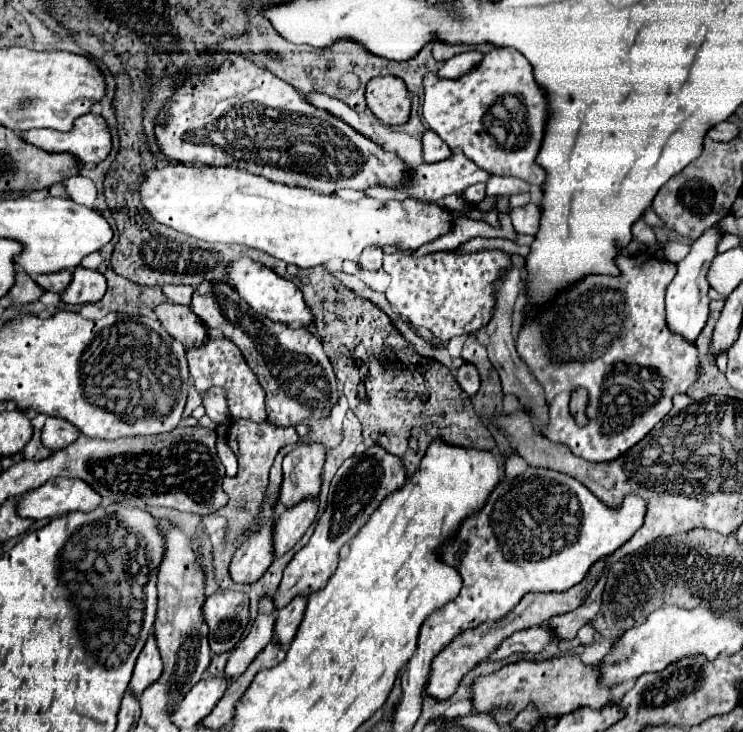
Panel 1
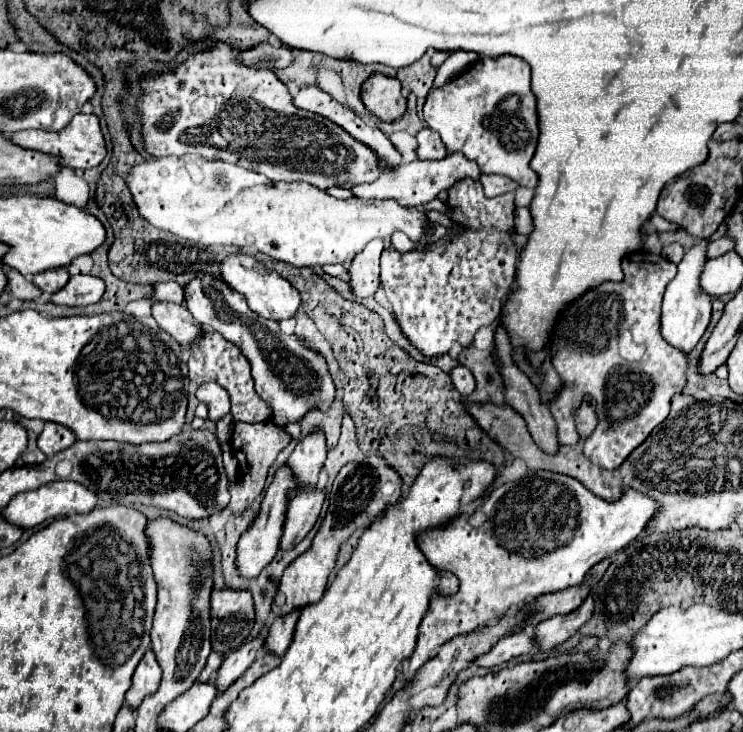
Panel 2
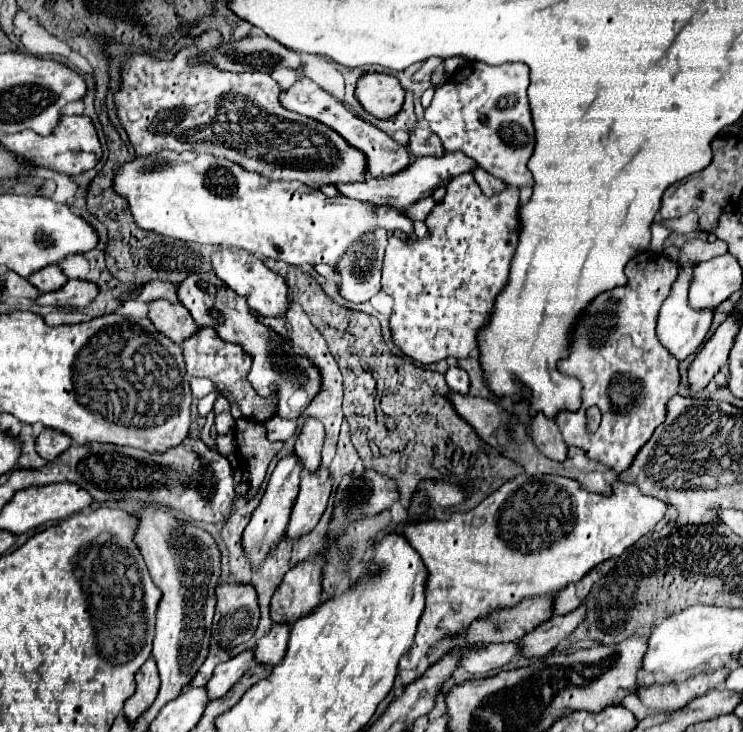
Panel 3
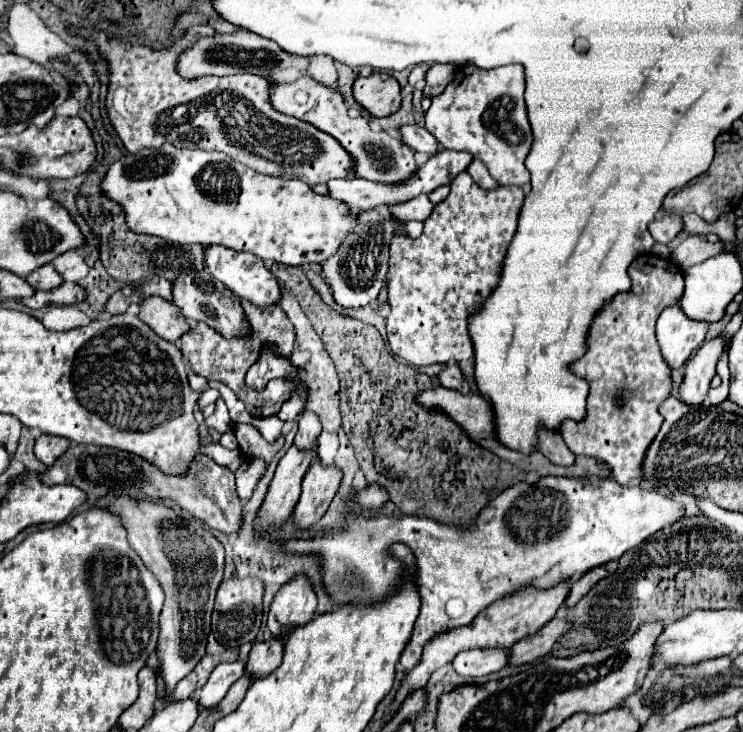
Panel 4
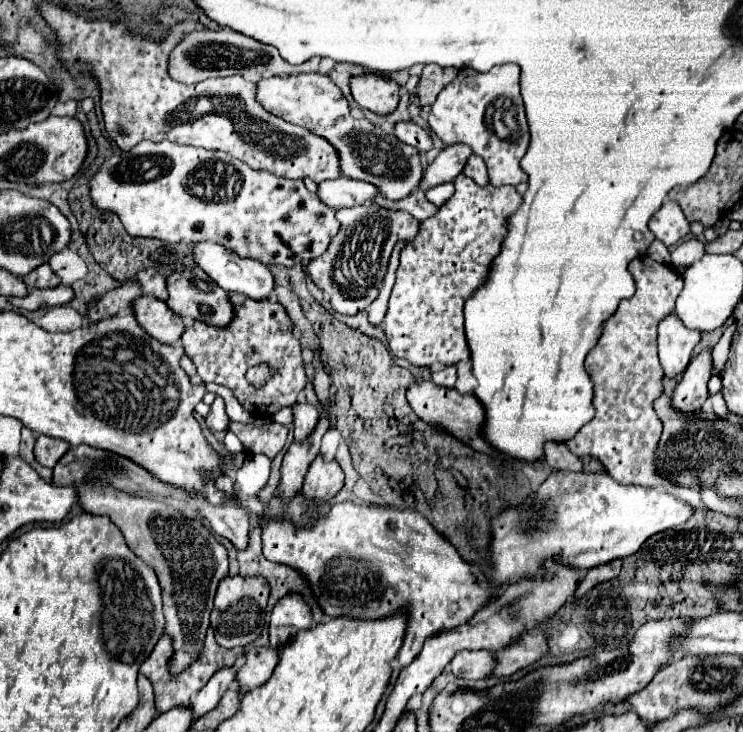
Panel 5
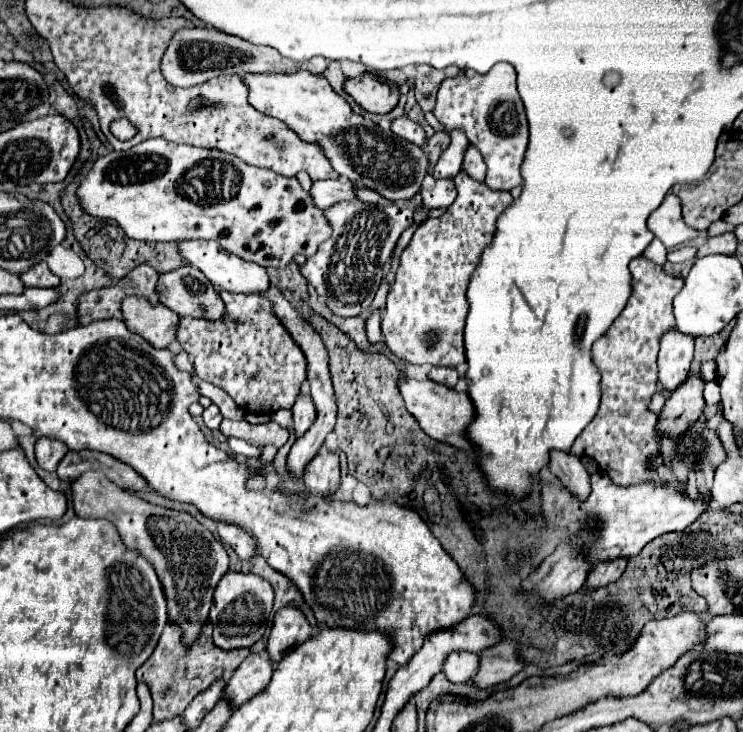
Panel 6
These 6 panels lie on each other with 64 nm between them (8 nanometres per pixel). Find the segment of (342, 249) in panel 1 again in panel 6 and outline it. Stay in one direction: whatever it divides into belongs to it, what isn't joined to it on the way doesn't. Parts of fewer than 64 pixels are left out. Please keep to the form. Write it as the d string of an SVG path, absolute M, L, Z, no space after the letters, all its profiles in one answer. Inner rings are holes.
M150 138L126 152L112 150L96 158L86 178L80 182L76 198L86 214L102 220L116 220L128 238L144 242L180 242L186 238L218 236L204 240L216 240L224 250L264 268L284 268L294 260L294 254L312 256L330 232L324 212L312 208L308 192L300 188L296 178L284 178L268 168L246 164L220 150L174 144L164 138Z

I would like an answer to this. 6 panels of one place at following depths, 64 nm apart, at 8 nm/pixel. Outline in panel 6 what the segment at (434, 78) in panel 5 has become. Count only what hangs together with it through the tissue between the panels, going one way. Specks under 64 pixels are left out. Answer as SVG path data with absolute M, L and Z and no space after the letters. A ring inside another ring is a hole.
M416 66L416 80L414 80L414 92L420 108L424 112L432 112L436 104L436 92L448 76L456 76L460 70L456 66L448 66L442 70L428 68L428 66Z

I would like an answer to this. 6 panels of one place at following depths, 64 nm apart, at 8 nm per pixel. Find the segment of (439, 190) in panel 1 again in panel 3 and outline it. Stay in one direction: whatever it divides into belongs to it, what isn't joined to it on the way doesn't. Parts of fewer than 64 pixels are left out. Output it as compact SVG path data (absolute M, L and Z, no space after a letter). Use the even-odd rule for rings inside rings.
M444 152L442 156L426 156L420 158L416 162L412 162L406 172L400 172L392 178L384 178L384 180L376 180L376 178L368 178L362 182L350 182L350 184L336 184L338 194L352 198L352 200L360 200L360 202L368 202L372 206L392 206L392 208L408 208L410 204L414 204L420 198L432 196L432 192L440 186L448 186L448 182L464 172L472 172L472 168L476 166L476 162L466 156L464 152Z

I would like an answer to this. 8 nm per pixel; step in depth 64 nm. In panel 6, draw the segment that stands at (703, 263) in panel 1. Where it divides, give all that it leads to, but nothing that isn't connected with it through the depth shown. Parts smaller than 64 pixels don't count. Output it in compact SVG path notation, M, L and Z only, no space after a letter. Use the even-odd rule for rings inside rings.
M672 330L662 336L658 354L658 382L666 392L674 392L690 374L694 340L690 336L680 336Z

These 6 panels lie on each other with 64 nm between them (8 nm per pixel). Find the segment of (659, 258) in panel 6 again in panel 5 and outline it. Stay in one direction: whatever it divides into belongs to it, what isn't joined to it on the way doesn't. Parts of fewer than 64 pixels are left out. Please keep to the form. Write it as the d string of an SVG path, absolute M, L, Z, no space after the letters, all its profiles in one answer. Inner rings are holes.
M654 240L648 248L648 256L660 264L670 264L670 250L660 242L660 240Z

